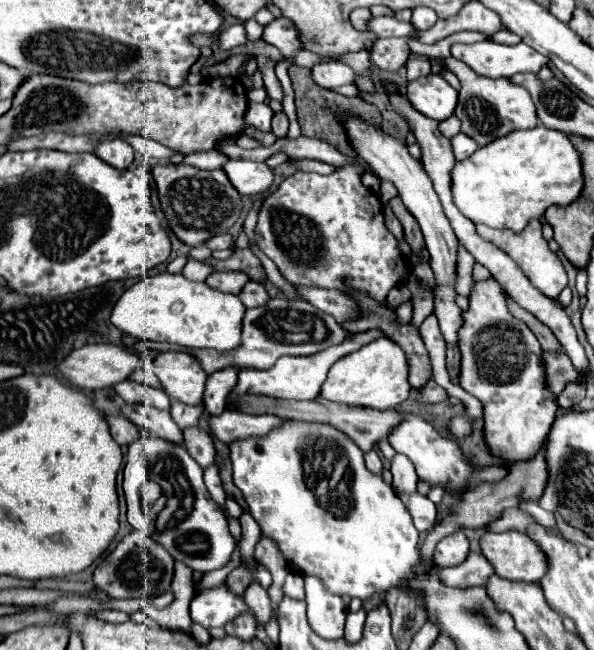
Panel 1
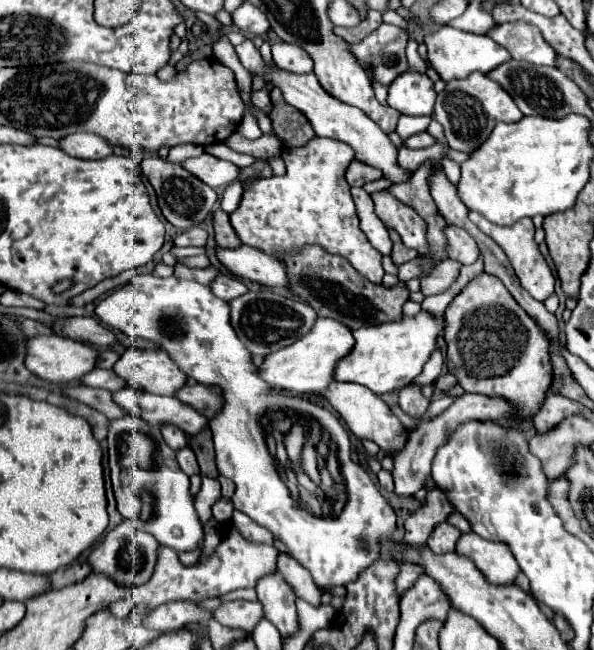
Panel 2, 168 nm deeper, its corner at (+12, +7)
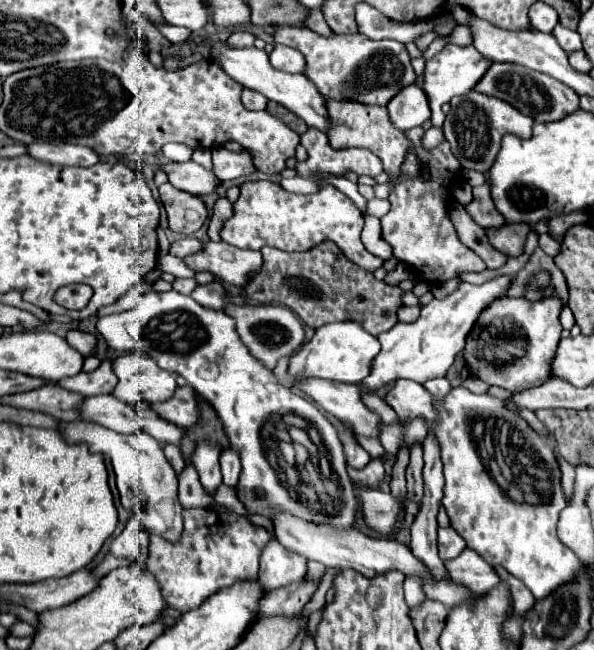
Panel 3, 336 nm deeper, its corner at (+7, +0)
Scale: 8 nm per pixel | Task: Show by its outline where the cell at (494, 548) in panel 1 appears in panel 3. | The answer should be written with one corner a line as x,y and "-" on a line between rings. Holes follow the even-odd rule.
465,548
457,558
445,562
445,568
453,582
469,588
473,594
487,594
501,582
495,570
469,548

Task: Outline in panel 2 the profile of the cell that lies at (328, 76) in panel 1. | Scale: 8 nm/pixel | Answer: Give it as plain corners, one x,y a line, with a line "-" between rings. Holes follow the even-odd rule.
276,43
272,45
272,57
274,63
284,71
298,73
298,75
314,71
314,61
302,47
290,43

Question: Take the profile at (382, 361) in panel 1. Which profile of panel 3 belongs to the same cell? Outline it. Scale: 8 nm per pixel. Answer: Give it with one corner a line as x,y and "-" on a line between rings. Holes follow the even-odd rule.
495,276
481,286
473,286
461,282
455,292
445,296
443,300
433,298
427,306
421,308
419,320
411,324
395,324
391,330
381,334
381,352
373,362
373,370
369,378
365,378
363,386
369,390
377,390
385,384
395,382
397,378
409,378
415,382
425,382
429,378
445,376
451,368
455,356
465,348
465,338
479,314
489,308
497,298
503,298
511,286
515,276

